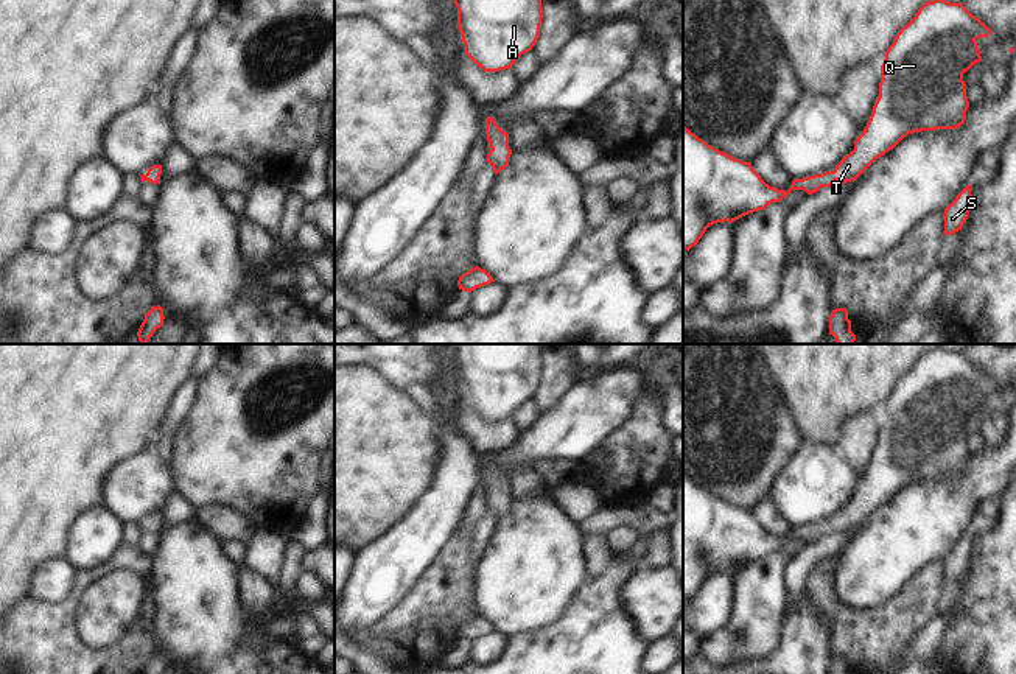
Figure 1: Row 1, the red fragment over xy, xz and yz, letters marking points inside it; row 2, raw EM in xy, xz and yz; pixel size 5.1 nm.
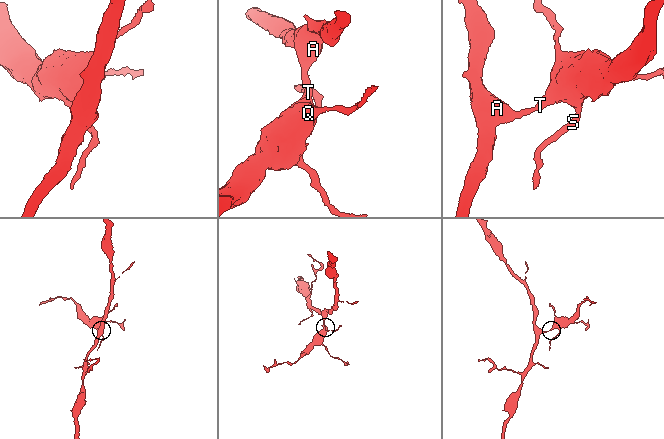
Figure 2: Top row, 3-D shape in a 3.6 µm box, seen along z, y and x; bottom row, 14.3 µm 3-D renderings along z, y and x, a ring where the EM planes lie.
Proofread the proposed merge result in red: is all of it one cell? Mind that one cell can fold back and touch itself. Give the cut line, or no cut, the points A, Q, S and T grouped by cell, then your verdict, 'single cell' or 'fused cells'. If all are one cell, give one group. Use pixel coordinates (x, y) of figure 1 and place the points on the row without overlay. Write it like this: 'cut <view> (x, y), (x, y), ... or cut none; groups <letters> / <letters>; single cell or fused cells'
cut none; groups A Q S T; single cell

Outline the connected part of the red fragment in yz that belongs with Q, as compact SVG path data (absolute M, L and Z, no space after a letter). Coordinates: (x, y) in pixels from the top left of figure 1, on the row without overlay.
M937 347L921 353L885 400L879 445L865 478L854 490L854 498L832 520L794 528L787 540L766 532L750 511L719 500L683 475L683 602L699 592L709 574L733 571L764 559L792 539L812 543L822 535L831 535L836 529L840 532L856 529L876 507L893 498L909 483L962 475L969 456L963 422L982 409L976 389L990 383L991 378L962 352Z

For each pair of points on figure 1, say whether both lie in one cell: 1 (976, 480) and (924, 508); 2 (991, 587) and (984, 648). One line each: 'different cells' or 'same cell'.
1: same cell
2: same cell

